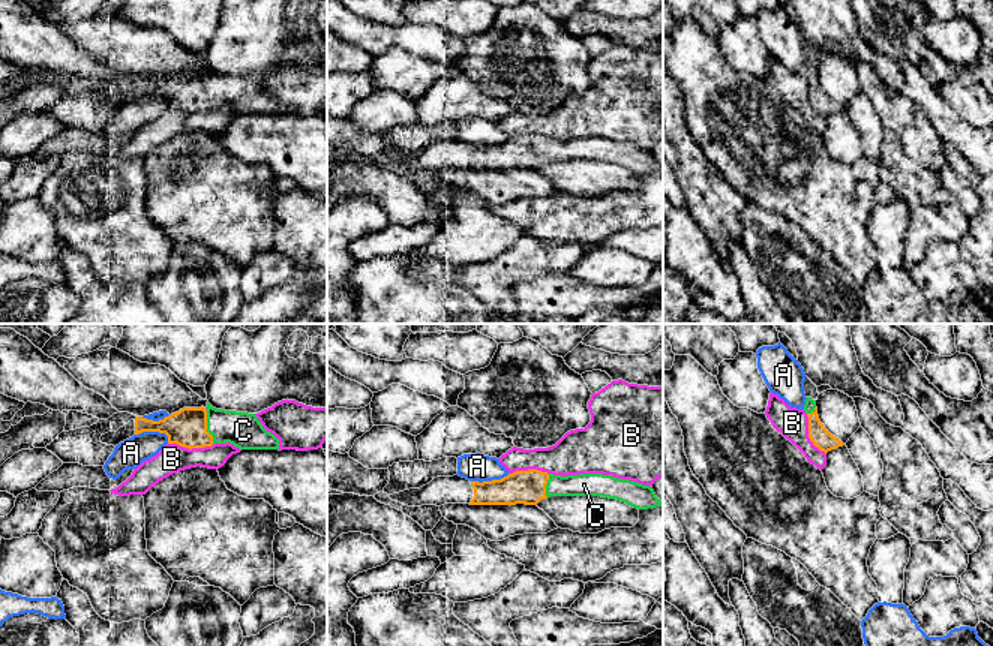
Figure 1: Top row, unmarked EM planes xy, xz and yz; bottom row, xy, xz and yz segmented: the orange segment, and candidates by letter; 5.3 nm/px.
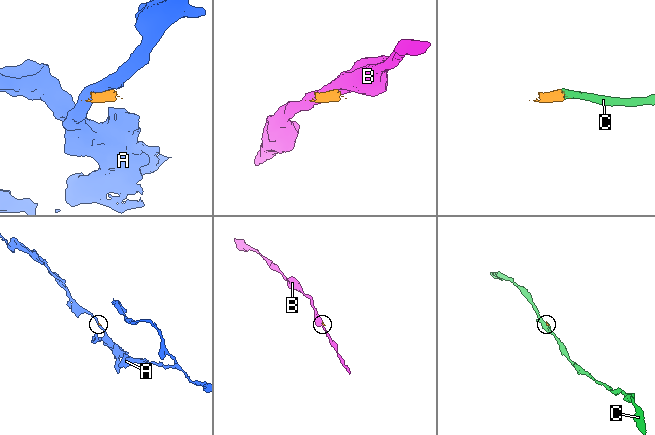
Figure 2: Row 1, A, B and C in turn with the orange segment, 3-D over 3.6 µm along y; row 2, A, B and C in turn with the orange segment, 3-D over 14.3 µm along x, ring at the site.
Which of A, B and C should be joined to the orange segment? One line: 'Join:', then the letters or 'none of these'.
Join: C

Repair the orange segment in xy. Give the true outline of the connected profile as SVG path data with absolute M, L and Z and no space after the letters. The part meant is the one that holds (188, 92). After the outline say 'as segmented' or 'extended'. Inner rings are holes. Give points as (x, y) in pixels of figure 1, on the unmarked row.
M208 66L206 72L183 72L159 85L136 81L117 96L102 99L100 106L116 111L142 96L165 97L168 100L168 108L177 108L189 114L225 106L230 106L240 114L279 114L279 103L262 91L255 78L216 73Z | extended

